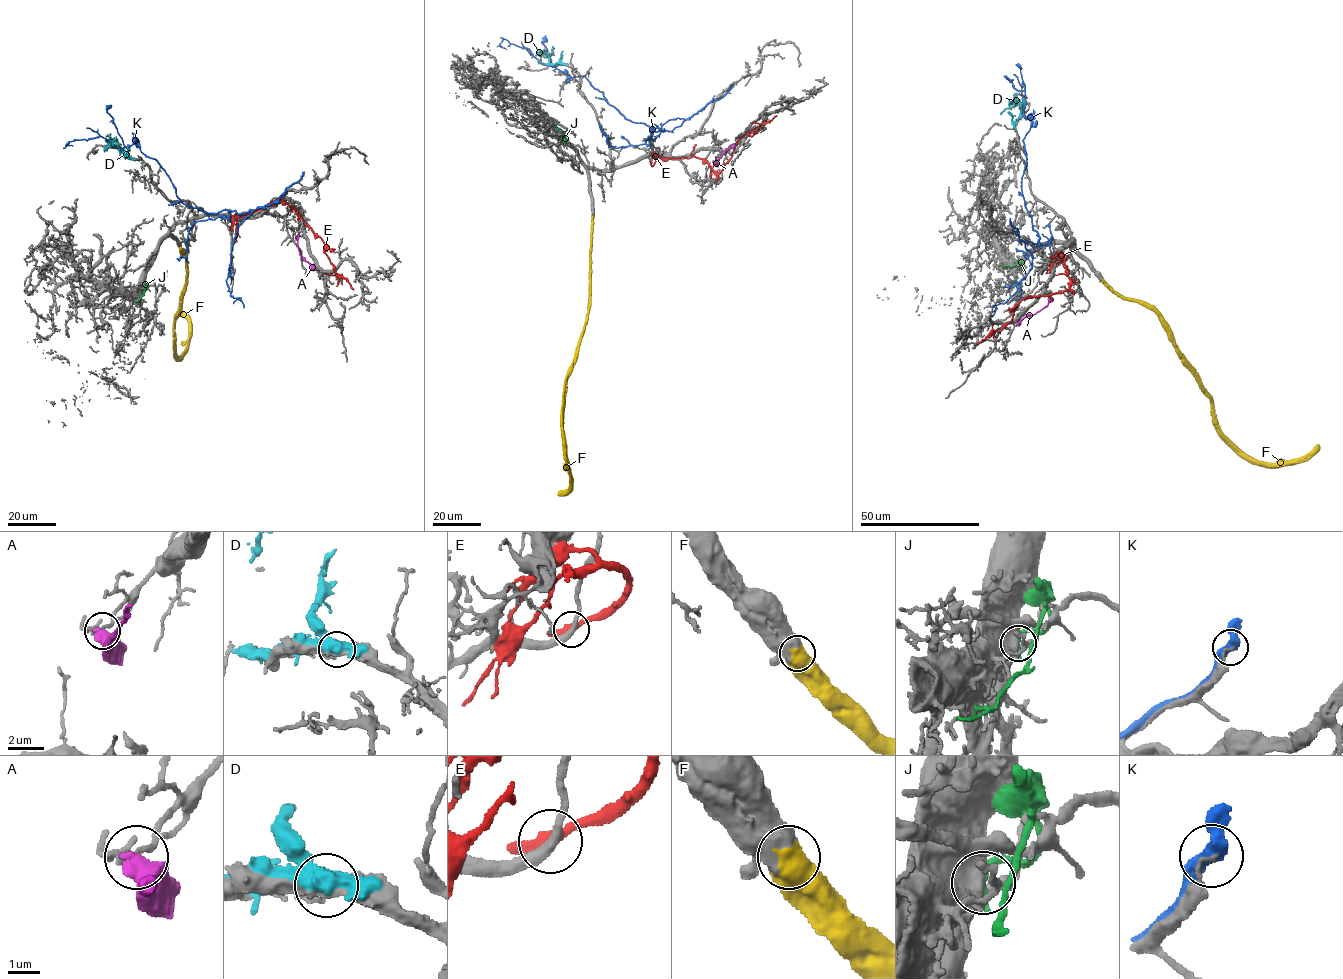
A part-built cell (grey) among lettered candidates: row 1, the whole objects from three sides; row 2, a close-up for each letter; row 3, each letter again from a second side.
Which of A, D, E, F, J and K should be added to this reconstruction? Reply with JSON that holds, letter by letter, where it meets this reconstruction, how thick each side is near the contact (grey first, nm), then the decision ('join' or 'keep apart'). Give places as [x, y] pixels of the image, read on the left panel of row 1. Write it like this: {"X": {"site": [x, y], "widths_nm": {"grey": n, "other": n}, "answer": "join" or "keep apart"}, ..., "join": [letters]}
{"A": {"site": [296, 238], "widths_nm": {"grey": 160, "other": 650}, "answer": "keep apart"}, "D": {"site": [131, 158], "widths_nm": {"grey": 360, "other": 550}, "answer": "keep apart"}, "E": {"site": [231, 227], "widths_nm": {"grey": 360, "other": 360}, "answer": "keep apart"}, "F": {"site": [180, 247], "widths_nm": {"grey": 600, "other": 800}, "answer": "join"}, "J": {"site": [142, 291], "widths_nm": {"grey": 750, "other": 360}, "answer": "keep apart"}, "K": {"site": [302, 175], "widths_nm": {"grey": 150, "other": 400}, "answer": "keep apart"}, "join": ["F"]}

